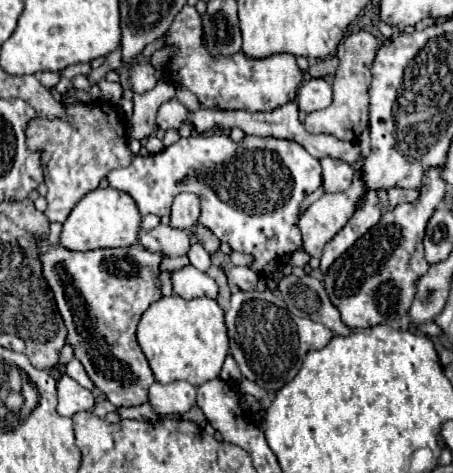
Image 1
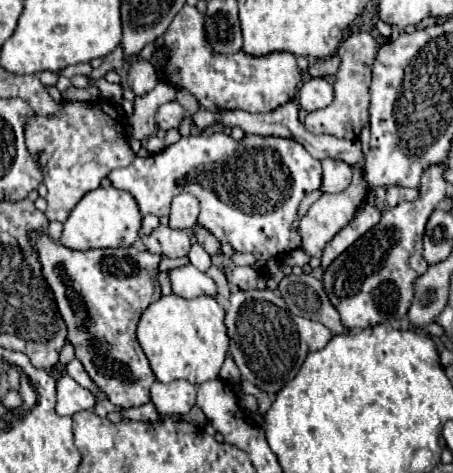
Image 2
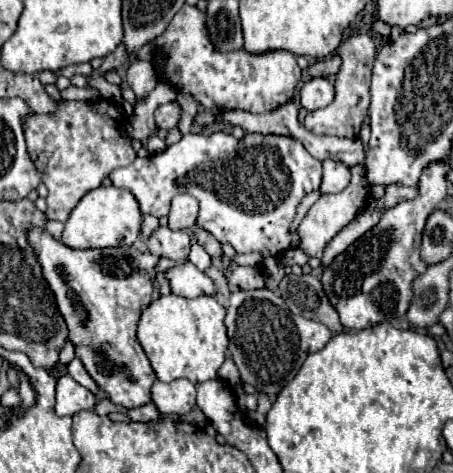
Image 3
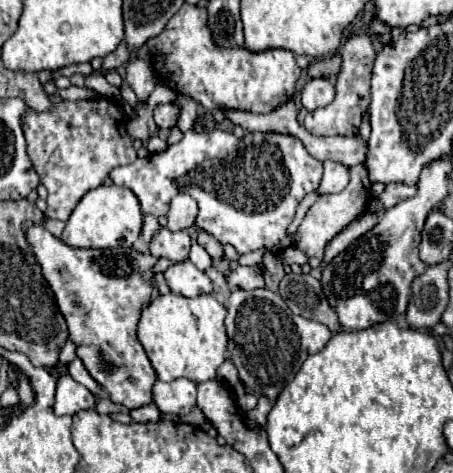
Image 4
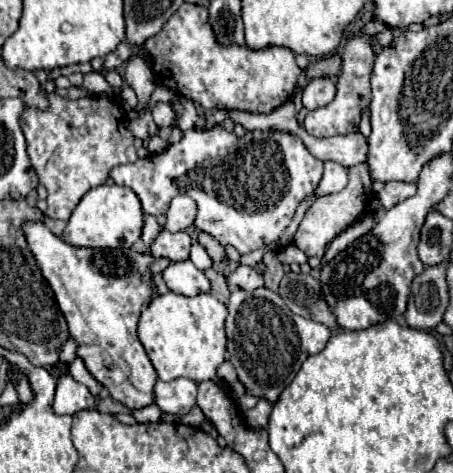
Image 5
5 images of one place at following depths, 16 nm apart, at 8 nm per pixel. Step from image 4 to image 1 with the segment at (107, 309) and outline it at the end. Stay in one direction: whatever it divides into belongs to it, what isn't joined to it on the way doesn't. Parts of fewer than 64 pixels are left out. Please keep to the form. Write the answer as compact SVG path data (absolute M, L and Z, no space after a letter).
M48 238L38 240L38 250L40 250L42 274L54 292L58 310L68 328L66 342L74 348L74 354L82 362L90 380L96 384L100 392L106 394L106 398L114 406L140 406L148 402L148 388L154 382L154 374L148 366L142 348L136 342L136 326L142 312L162 296L158 282L158 274L160 274L158 266L162 262L162 256L136 246L72 252L60 244L50 244Z

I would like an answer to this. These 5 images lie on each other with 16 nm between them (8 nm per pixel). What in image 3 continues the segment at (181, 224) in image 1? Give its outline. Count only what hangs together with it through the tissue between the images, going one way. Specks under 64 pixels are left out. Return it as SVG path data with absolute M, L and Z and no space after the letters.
M178 194L172 200L170 212L168 212L168 228L170 230L192 228L196 224L196 216L198 216L196 200L188 194Z

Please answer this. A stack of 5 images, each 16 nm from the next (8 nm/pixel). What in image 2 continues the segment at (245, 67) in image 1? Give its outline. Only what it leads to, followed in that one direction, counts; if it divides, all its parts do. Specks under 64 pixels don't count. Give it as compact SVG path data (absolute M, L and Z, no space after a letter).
M194 6L184 8L174 16L168 30L156 38L156 42L168 50L168 60L160 64L160 80L174 88L188 90L206 110L246 110L246 112L270 112L296 96L302 70L290 52L272 52L268 56L248 56L244 50L224 54L212 52L206 32L204 14Z

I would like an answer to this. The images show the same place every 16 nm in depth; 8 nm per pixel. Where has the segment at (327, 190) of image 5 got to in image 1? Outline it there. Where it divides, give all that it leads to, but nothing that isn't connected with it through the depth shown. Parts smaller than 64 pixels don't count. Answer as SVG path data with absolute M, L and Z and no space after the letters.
M324 158L322 162L322 188L324 192L344 192L352 184L354 166L336 158Z

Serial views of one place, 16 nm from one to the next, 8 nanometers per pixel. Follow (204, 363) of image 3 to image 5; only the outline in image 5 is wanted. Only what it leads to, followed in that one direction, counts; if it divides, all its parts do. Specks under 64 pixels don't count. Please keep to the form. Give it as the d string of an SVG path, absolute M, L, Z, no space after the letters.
M166 292L156 296L138 322L138 336L150 356L160 380L176 380L180 376L204 382L216 378L216 368L226 360L226 306L210 292L182 296Z

